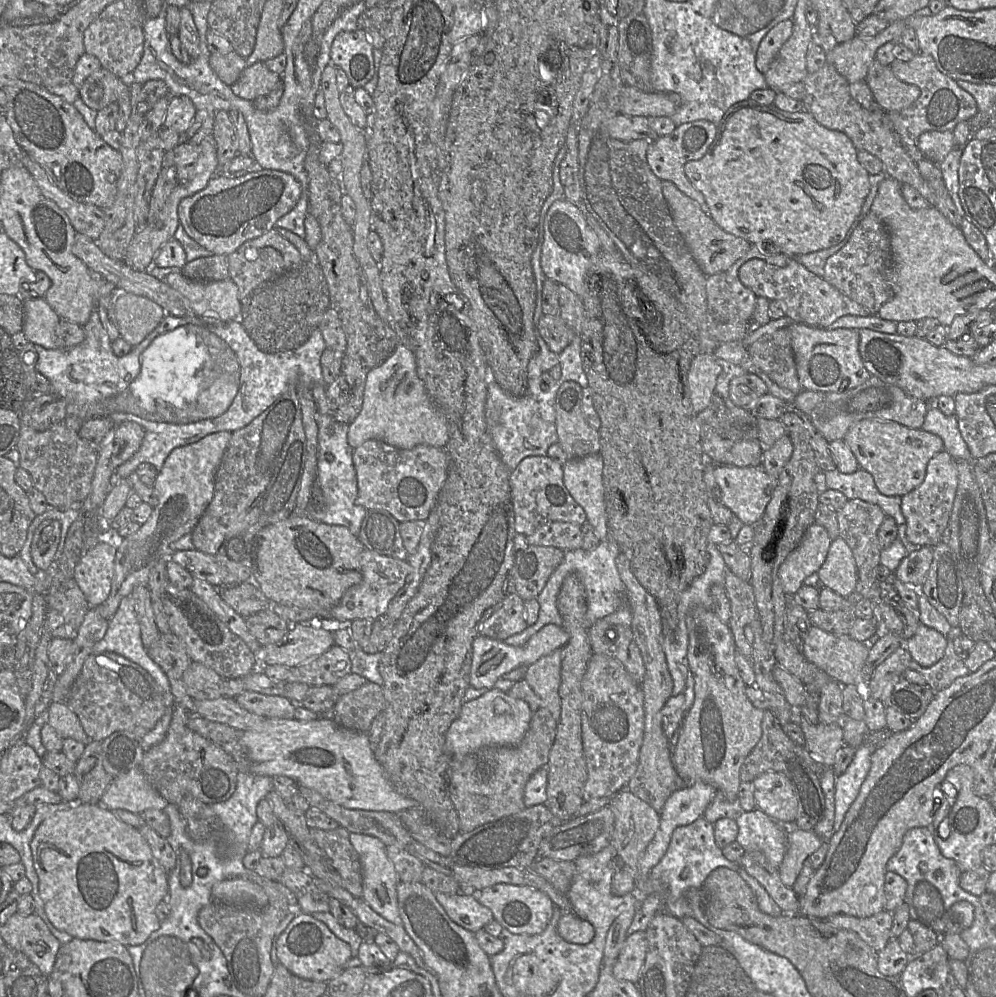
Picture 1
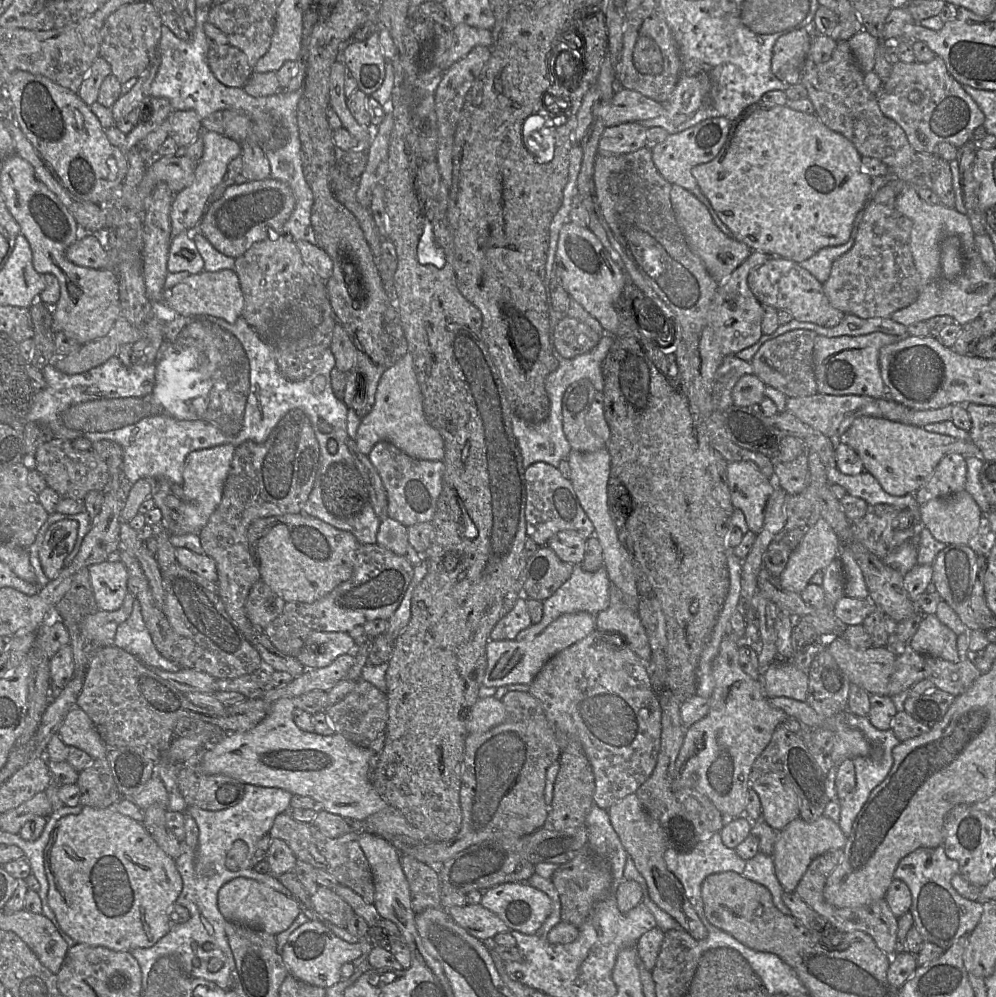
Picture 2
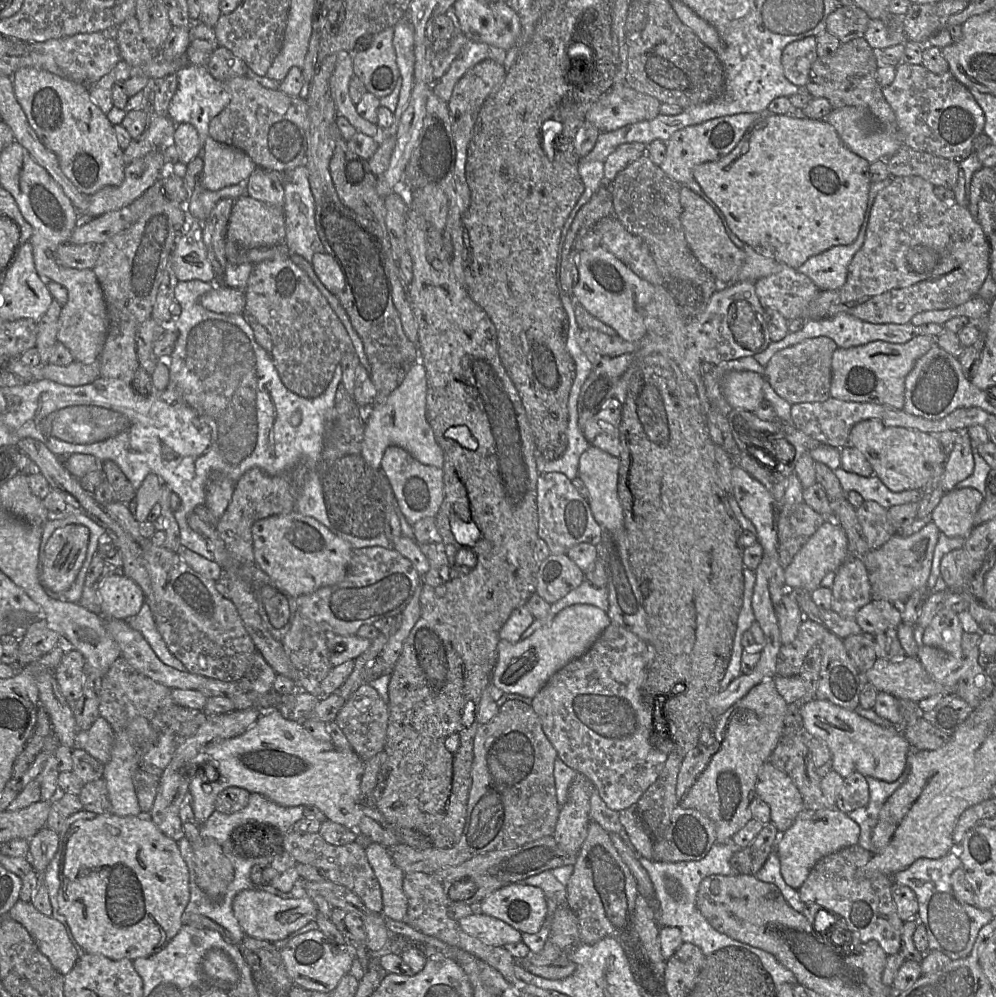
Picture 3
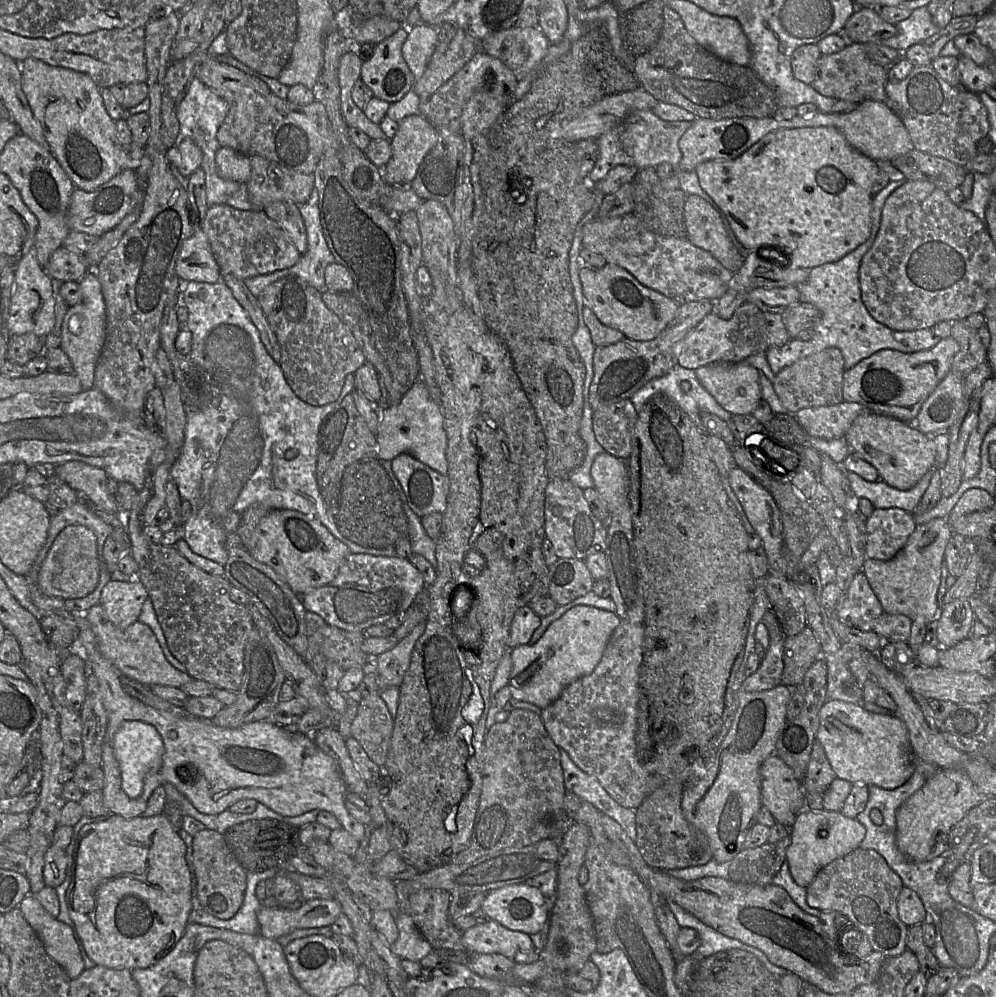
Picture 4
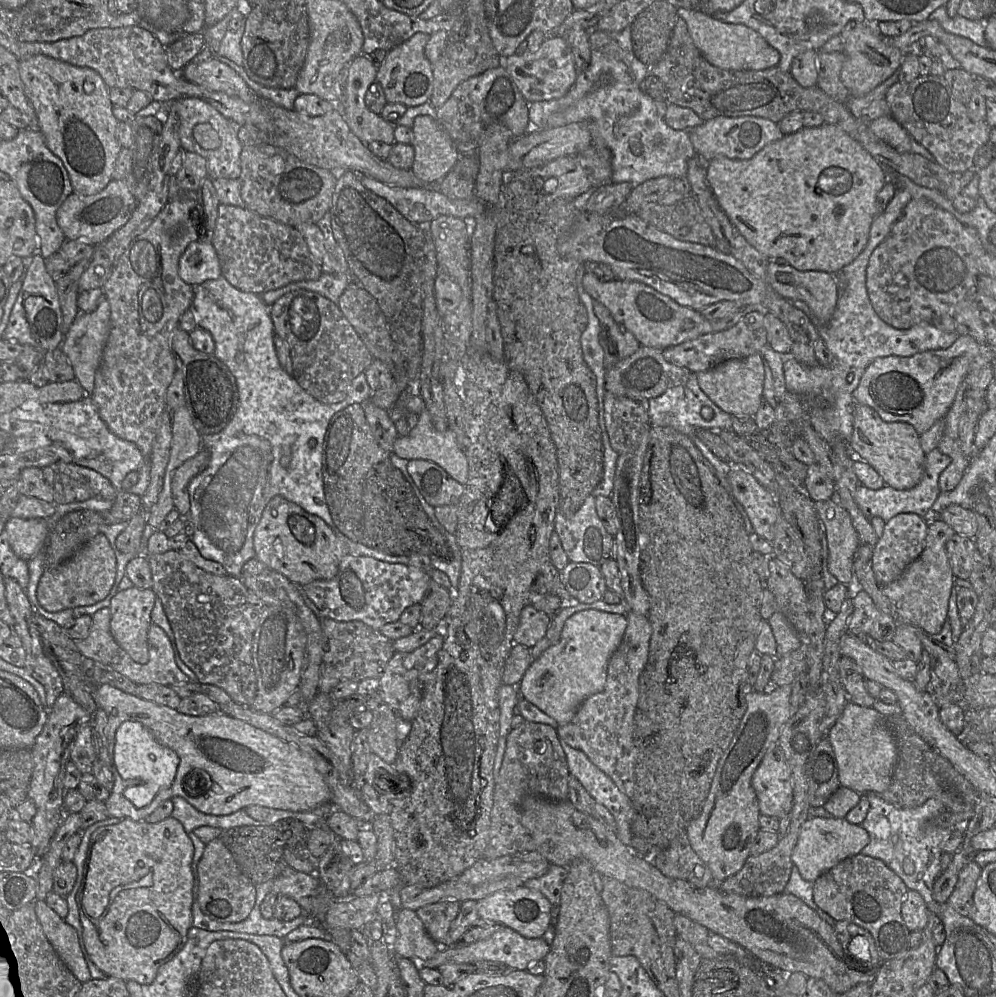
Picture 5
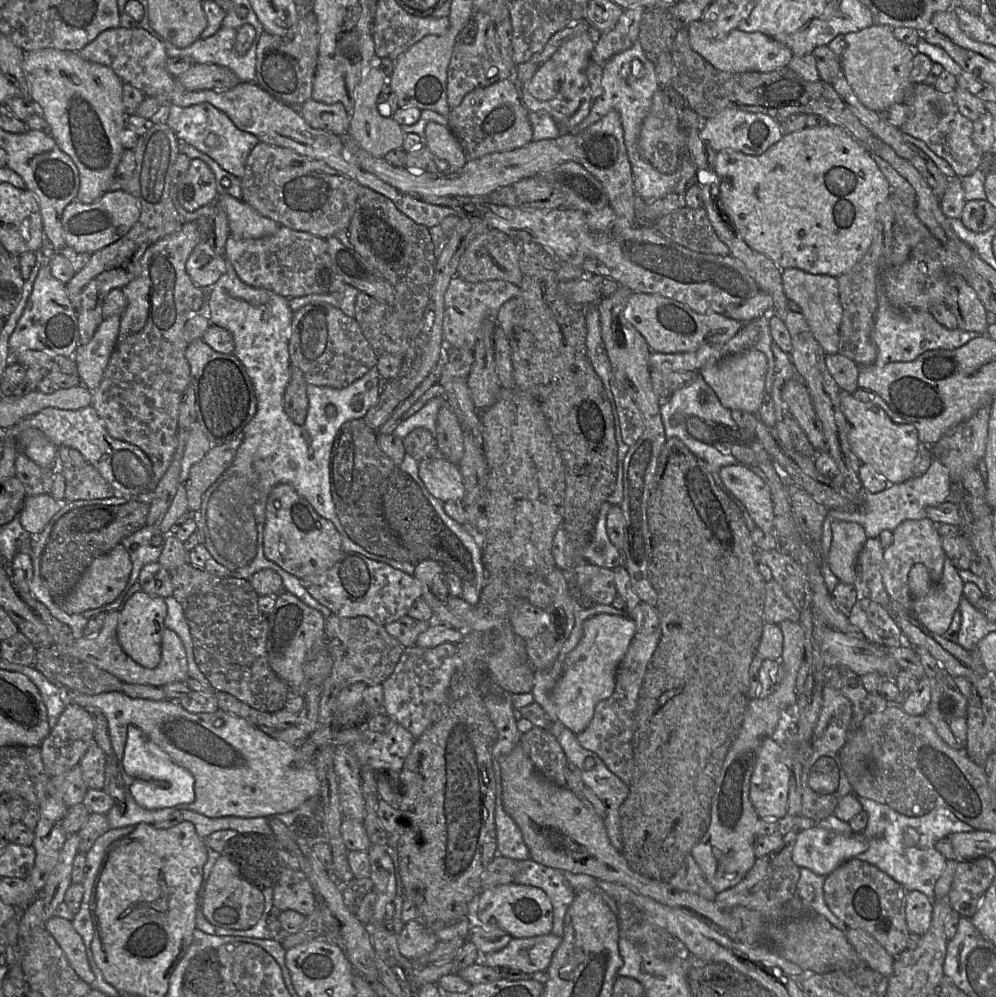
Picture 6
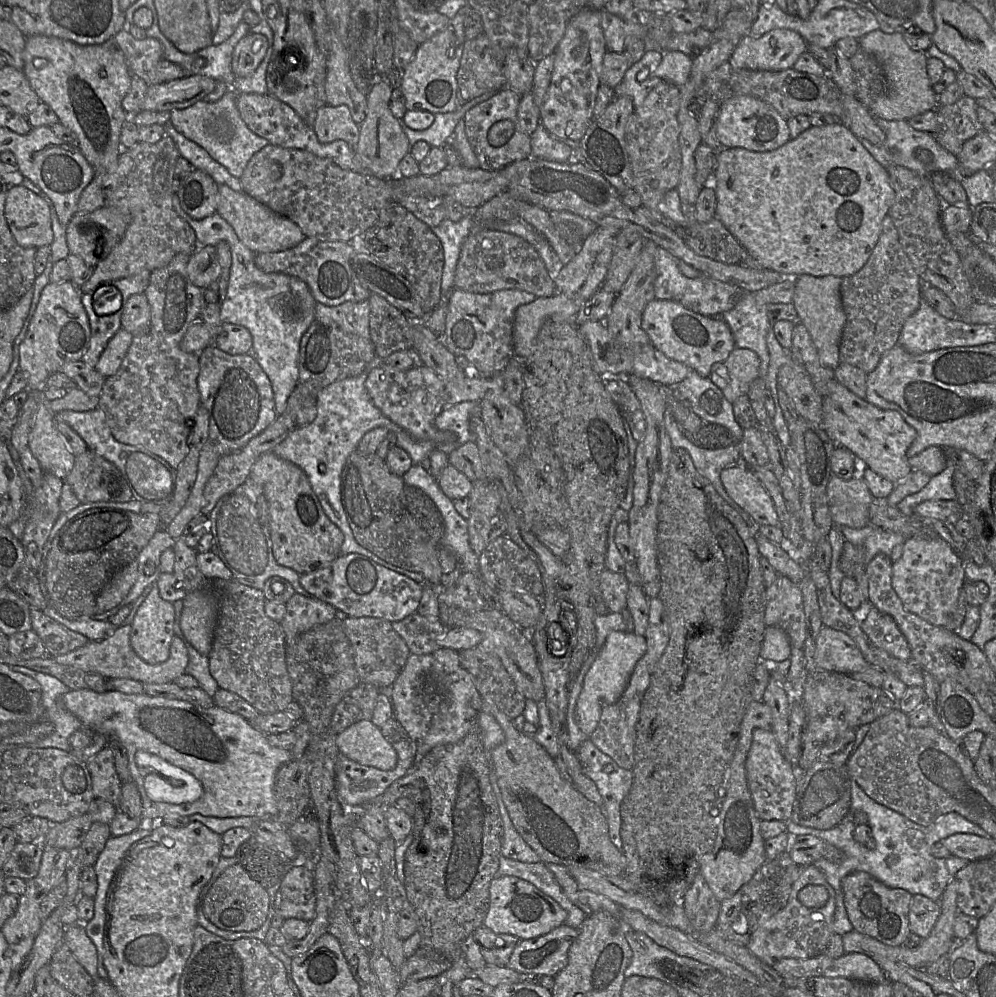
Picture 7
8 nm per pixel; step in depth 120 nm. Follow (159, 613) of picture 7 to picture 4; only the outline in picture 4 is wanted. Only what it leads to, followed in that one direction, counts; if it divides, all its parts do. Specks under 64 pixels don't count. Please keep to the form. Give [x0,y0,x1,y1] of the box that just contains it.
[99,577,148,629]

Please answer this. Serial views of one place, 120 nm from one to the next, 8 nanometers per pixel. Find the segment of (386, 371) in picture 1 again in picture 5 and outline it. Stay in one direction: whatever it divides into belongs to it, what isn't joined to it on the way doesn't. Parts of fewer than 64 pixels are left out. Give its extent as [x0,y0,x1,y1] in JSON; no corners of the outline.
[392,409,468,485]

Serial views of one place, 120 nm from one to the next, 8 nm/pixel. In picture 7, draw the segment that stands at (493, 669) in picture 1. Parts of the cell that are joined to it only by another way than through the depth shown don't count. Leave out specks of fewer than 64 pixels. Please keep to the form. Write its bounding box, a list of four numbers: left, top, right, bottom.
[575,631,646,736]

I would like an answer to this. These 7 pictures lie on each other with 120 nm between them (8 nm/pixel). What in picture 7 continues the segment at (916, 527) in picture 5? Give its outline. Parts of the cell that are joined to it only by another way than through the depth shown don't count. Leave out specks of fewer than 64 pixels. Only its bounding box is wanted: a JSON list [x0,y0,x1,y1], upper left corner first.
[892,537,968,631]

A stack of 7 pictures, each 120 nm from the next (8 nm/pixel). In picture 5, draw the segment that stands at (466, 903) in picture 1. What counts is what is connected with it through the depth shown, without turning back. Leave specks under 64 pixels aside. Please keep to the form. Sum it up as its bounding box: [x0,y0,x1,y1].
[419,926,550,970]

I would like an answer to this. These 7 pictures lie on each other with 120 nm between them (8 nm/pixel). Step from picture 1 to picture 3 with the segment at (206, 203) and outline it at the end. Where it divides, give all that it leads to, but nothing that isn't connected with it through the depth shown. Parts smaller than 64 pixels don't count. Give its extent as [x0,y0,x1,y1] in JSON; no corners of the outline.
[226,195,284,249]

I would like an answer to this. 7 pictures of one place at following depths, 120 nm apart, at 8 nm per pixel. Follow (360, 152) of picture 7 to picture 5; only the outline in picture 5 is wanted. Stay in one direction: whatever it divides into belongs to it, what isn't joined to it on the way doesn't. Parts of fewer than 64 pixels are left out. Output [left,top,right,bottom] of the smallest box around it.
[336,54,396,144]

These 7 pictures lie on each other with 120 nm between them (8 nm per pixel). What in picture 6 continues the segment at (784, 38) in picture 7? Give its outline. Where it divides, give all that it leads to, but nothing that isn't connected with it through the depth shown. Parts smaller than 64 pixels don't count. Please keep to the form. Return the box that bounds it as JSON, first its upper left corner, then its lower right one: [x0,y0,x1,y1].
[687,20,793,72]

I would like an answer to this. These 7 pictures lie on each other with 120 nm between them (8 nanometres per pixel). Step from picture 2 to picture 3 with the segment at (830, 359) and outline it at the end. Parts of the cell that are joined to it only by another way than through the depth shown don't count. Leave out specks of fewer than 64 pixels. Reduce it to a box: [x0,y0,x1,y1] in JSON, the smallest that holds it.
[830,334,937,409]

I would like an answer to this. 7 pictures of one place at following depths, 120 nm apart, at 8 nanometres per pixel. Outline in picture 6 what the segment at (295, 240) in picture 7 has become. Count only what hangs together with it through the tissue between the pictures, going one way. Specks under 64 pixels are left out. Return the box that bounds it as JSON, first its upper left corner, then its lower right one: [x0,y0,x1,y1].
[216,194,280,238]

